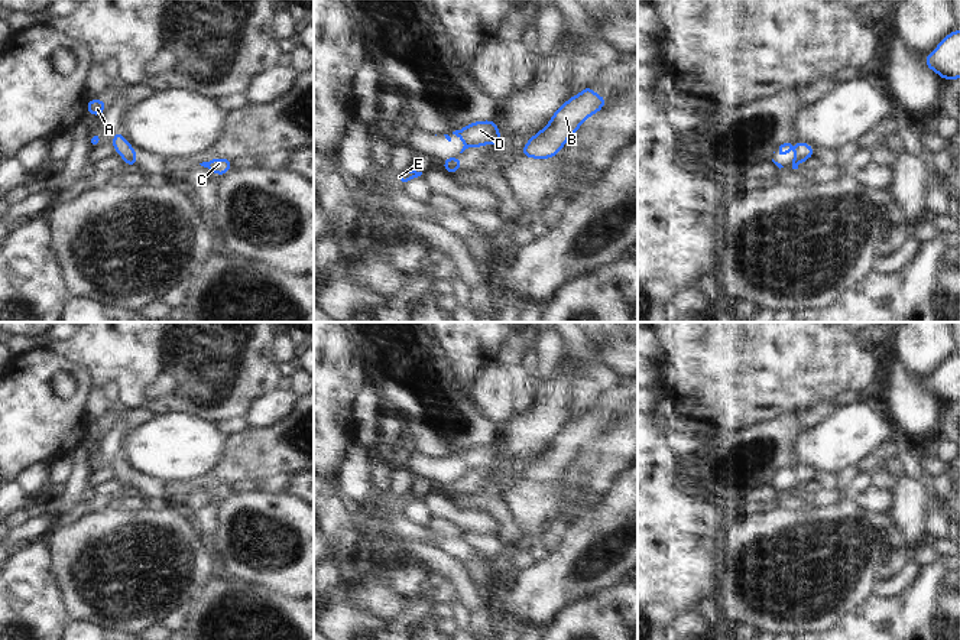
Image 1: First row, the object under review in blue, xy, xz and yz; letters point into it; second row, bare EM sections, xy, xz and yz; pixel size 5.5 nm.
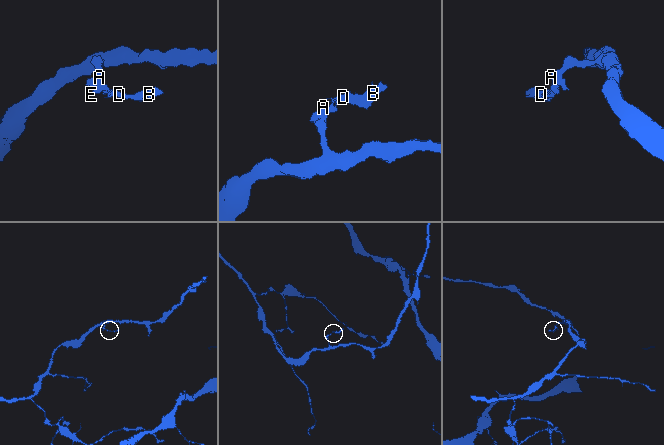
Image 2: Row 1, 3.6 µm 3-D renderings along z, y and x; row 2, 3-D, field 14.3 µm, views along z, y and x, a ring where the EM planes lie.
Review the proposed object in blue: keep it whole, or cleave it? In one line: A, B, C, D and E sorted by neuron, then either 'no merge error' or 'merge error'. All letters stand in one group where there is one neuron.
groups A E / B C D; merge error

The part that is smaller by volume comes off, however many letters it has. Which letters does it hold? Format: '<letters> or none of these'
B, C, D

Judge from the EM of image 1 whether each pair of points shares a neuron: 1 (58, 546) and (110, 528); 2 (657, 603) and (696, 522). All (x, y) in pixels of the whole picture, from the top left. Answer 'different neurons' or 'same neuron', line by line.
1: same neuron
2: same neuron

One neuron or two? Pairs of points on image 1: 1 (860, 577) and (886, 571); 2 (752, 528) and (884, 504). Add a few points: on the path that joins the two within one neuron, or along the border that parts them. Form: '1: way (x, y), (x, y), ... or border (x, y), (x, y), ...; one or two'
1: border (902, 549), (895, 549), (881, 564), (878, 578); two
2: border (852, 499), (871, 512), (888, 513); two

